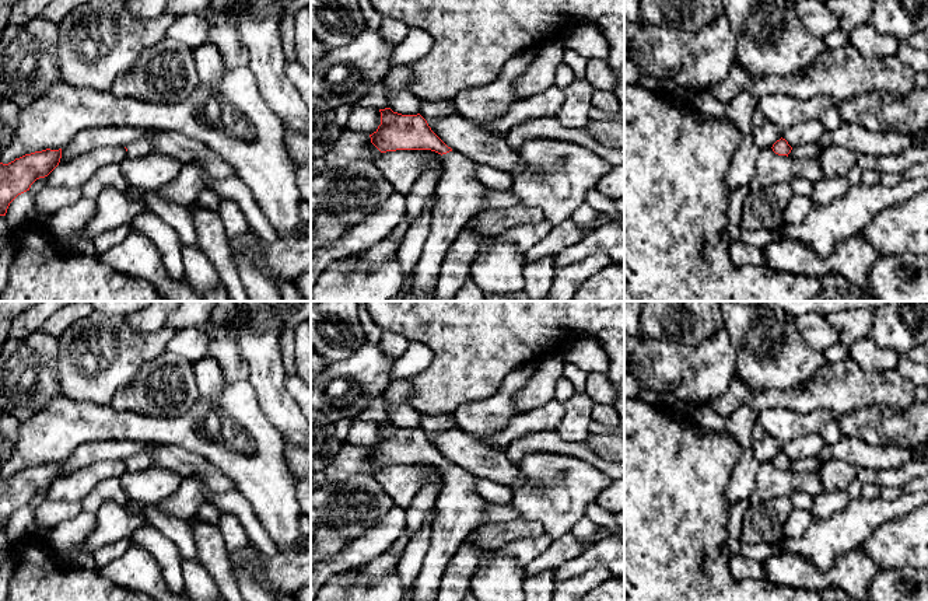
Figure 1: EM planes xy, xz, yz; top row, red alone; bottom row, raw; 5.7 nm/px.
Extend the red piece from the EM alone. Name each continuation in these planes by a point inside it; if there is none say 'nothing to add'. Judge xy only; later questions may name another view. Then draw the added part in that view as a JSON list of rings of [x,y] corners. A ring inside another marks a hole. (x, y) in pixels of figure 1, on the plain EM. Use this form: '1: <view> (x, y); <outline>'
1: xy (139, 461); [[[137,453],[127,458],[126,462],[129,472],[143,471],[154,465],[151,455],[147,453]]]

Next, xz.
1: xz (459, 507); [[[459,465],[442,468],[442,489],[435,503],[431,542],[414,583],[412,601],[435,601],[442,576],[459,545],[486,524],[487,502],[476,488],[476,479]]]

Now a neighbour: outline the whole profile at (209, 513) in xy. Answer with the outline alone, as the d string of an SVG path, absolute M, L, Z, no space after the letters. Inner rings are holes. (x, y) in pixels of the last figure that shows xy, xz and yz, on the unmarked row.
M204 503L199 507L196 513L196 518L200 521L217 524L221 510L210 503Z

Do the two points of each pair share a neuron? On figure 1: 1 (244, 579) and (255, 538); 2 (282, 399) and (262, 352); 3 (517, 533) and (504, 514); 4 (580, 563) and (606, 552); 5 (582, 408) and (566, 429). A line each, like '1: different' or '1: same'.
1: different
2: same
3: different
4: same
5: same

